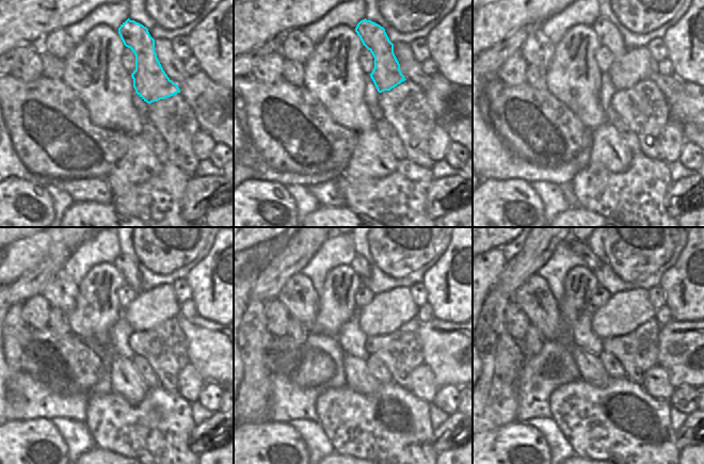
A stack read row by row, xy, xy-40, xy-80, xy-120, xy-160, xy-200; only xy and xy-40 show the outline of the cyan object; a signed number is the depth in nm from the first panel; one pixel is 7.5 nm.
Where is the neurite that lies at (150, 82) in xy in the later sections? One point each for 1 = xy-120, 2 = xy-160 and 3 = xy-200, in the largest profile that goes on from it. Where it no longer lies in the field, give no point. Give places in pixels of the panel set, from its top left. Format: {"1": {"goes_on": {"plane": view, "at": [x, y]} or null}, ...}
{"1": {"goes_on": {"plane": "xy-120", "at": [128, 270]}}, "2": {"goes_on": {"plane": "xy-160", "at": [358, 264]}}, "3": {"goes_on": {"plane": "xy-200", "at": [580, 249]}}}

